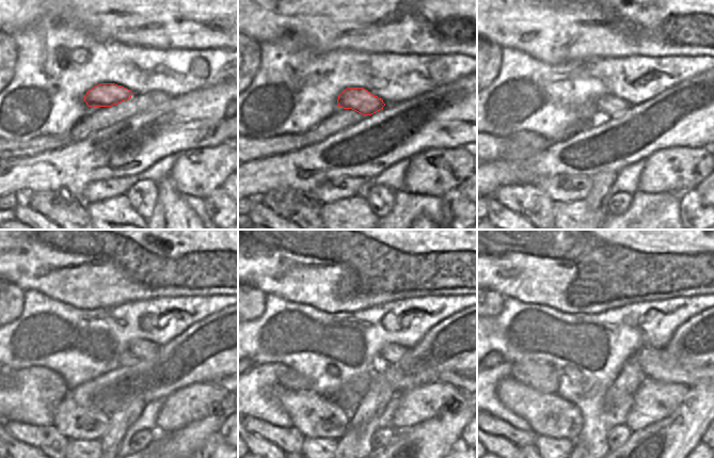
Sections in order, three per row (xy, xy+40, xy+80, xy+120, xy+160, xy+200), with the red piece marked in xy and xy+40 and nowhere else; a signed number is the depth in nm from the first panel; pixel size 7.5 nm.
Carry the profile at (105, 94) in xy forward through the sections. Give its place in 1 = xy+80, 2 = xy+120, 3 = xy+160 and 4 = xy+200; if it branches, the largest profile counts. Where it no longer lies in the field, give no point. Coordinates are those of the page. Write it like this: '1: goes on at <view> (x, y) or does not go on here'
1: goes on at xy+80 (611, 106)
2: goes on at xy+120 (142, 349)
3: goes on at xy+160 (392, 352)
4: goes on at xy+200 (657, 364)

